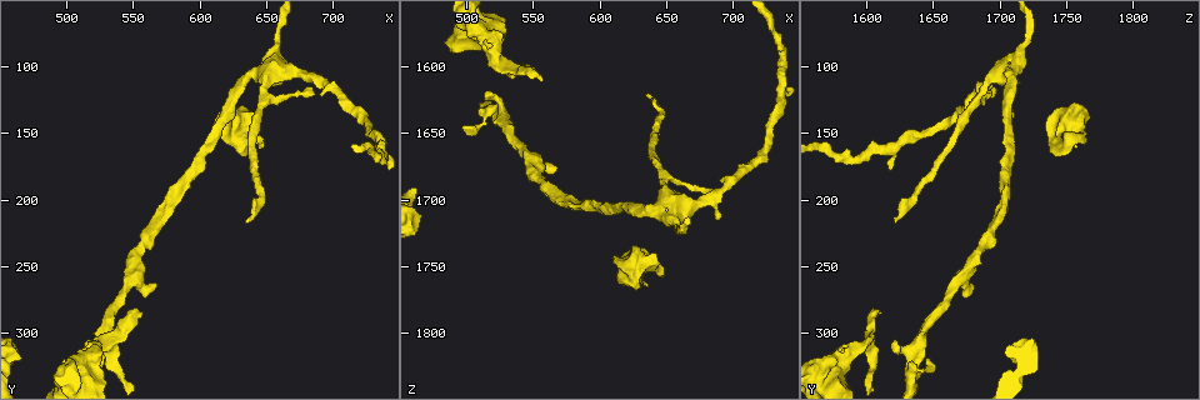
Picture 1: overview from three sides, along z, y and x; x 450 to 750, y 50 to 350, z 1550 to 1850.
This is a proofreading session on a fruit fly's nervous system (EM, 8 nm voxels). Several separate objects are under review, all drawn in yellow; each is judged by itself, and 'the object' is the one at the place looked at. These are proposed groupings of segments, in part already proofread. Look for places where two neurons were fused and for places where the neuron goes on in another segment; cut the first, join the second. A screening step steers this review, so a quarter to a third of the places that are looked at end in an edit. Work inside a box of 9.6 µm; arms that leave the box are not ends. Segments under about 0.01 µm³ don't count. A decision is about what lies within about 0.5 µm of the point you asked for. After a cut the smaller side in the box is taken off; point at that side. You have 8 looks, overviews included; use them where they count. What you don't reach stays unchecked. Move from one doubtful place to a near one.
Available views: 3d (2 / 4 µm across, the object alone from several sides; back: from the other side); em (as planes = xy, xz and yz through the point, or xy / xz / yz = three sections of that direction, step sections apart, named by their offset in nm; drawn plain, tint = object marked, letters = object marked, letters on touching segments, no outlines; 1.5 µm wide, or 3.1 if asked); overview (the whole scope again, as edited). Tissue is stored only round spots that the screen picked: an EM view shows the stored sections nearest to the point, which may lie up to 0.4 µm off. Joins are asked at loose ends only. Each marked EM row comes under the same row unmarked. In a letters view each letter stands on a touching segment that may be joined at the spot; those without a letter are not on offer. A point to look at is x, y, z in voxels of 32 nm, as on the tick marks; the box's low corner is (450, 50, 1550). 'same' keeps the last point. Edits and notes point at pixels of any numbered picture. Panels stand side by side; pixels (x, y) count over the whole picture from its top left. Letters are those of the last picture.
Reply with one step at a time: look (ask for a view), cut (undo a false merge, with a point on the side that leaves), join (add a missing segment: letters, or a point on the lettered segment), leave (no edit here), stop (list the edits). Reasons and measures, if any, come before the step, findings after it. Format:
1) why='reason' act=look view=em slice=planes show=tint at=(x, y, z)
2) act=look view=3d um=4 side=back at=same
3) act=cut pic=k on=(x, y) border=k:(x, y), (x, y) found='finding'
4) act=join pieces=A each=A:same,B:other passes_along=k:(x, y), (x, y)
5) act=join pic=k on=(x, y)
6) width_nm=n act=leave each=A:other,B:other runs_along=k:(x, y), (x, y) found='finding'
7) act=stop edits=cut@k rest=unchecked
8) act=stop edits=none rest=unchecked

why='thick end' act=look view=em um=3.1 slice=xz step=16 show=letters at=(642, 136, 1740)

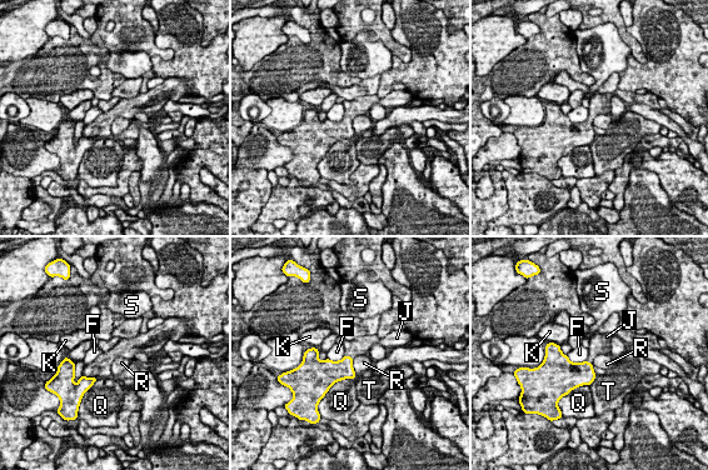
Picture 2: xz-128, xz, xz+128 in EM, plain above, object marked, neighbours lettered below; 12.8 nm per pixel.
act=look view=em um=3.1 slice=planes show=letters at=same

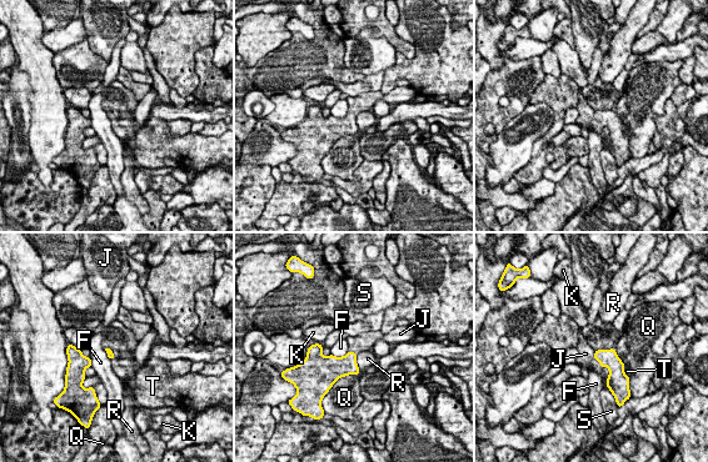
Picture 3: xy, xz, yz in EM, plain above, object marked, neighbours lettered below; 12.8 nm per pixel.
act=join pieces=J each=F:other,J:same,K:other,Q:other,R:other,S:other,T:other passes_along=3:(609, 358), (596, 358), (586, 353) found='it goes on there'

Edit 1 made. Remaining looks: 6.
act=look view=overview

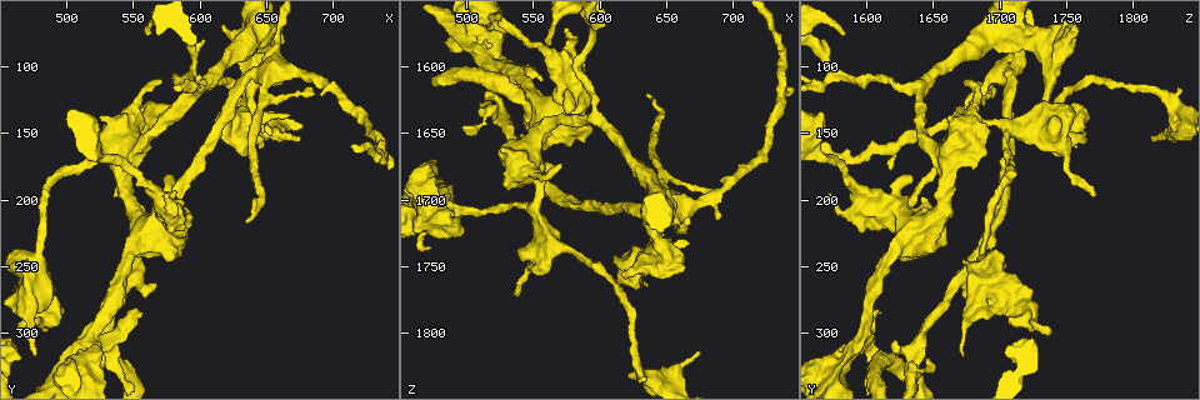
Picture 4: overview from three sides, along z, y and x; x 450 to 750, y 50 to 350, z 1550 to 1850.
why='an open end' act=look view=em slice=planes show=tint at=(556, 286, 1610)

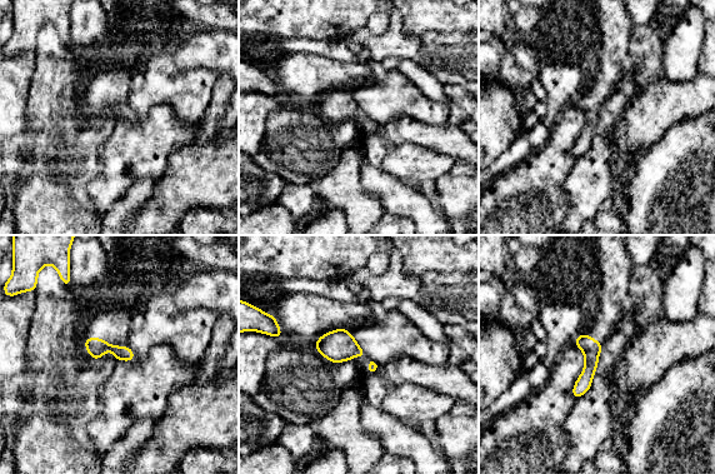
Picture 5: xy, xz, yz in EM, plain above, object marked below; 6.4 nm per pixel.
act=look view=em slice=planes show=letters at=same

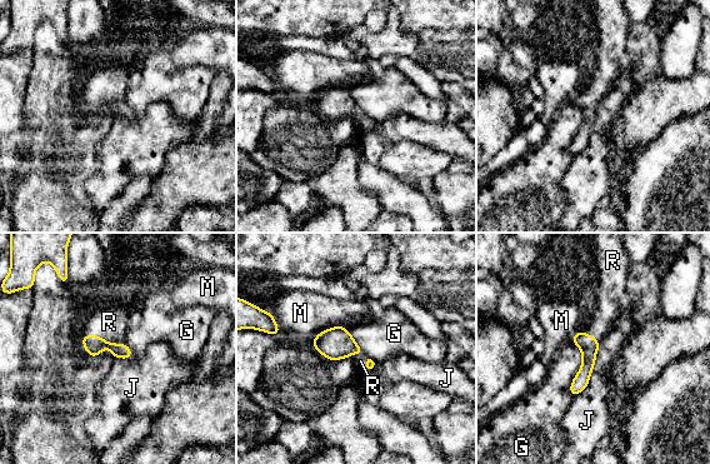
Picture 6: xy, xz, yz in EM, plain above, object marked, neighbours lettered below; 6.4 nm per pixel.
act=join pieces=R each=G:other,J:other,M:other,R:same found='it goes on there'

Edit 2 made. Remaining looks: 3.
why='an open end' act=look view=em slice=planes show=tint at=(636, 216, 1622)

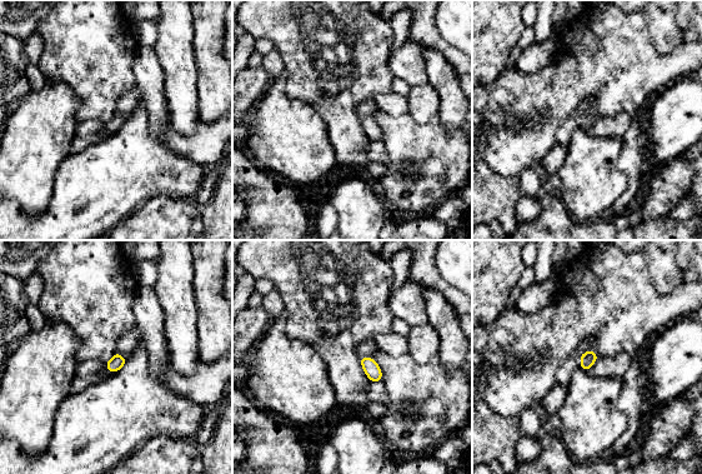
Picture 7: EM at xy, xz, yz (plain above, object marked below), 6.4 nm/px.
why='what lies round it' act=look view=em slice=planes show=letters at=same

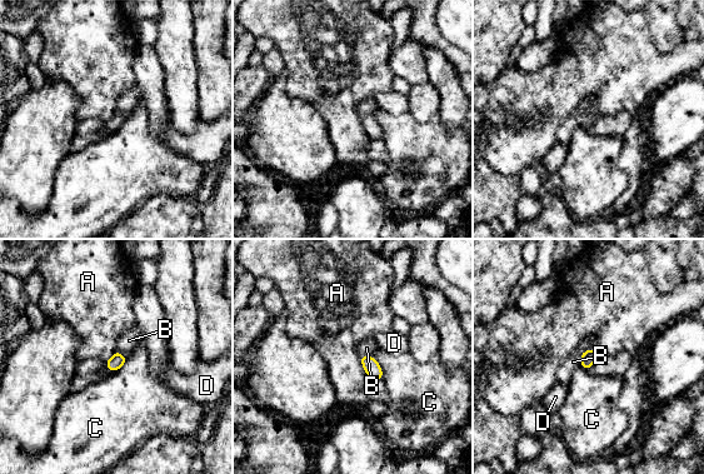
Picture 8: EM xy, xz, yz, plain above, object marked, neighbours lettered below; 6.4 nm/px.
act=join pieces=B each=A:other,B:same,C:other,D:other passes_along=8:(588, 358), (580, 357), (573, 362) found='the neuron continues'

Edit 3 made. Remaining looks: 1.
act=stop edits=join@3,join@6,join@8 rest=unchecked

